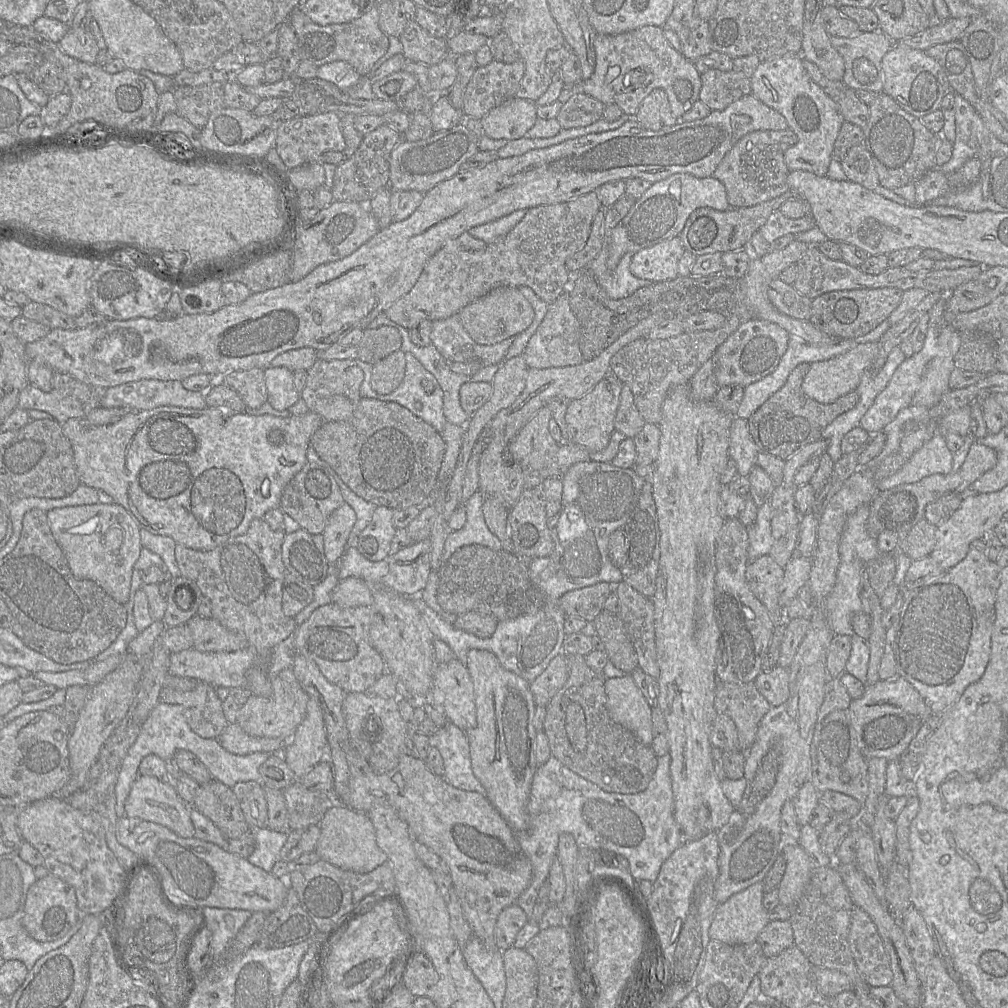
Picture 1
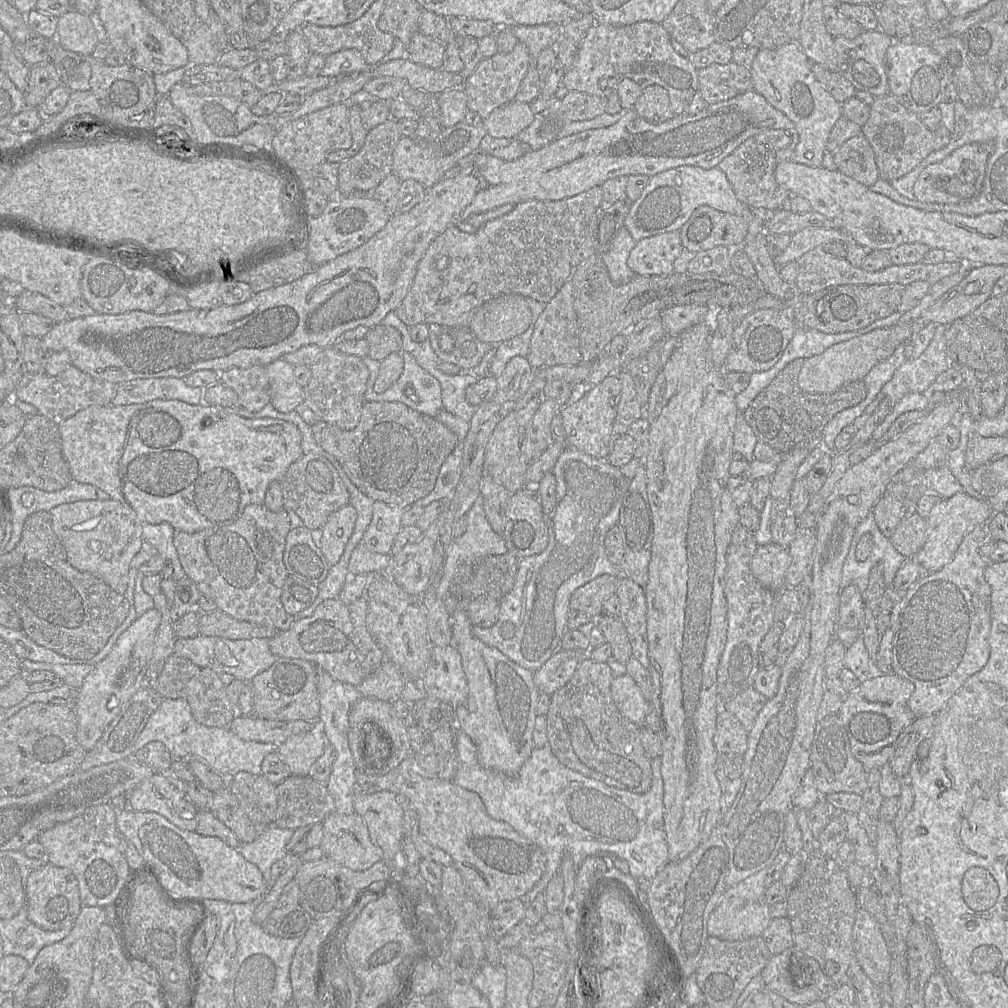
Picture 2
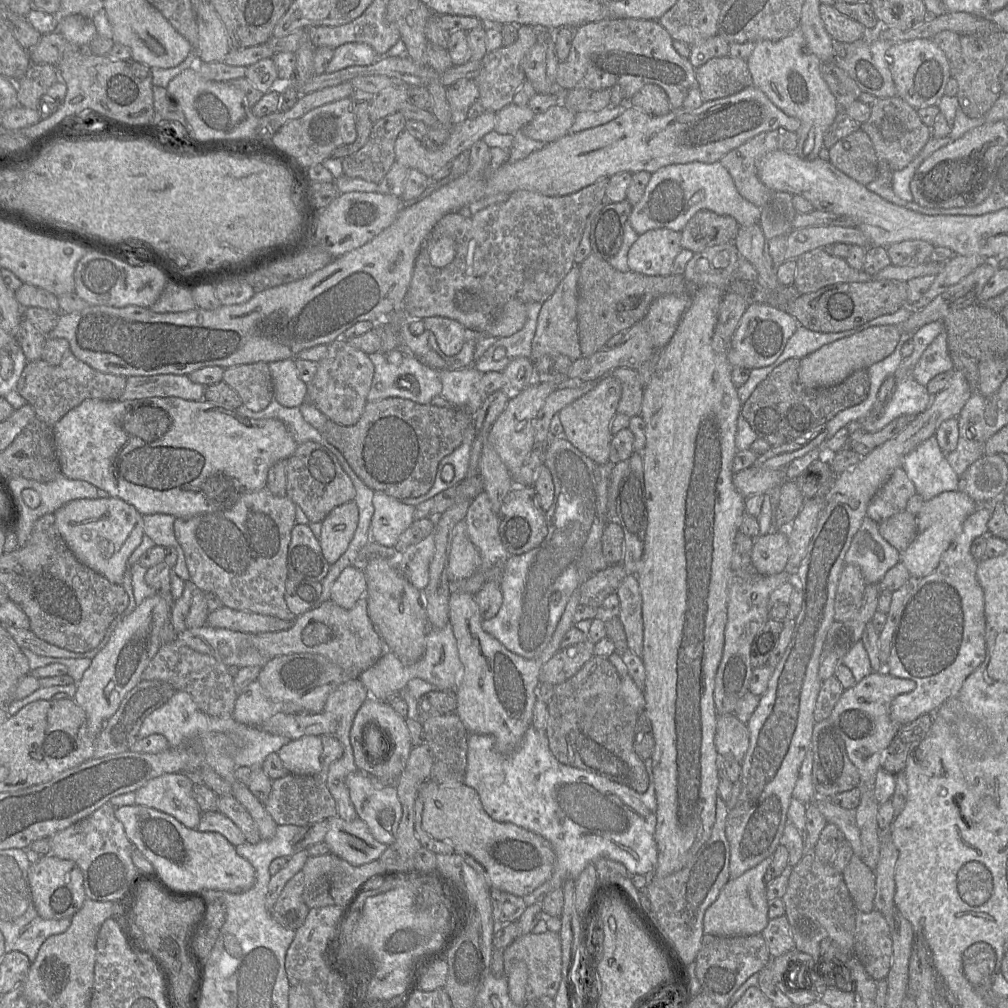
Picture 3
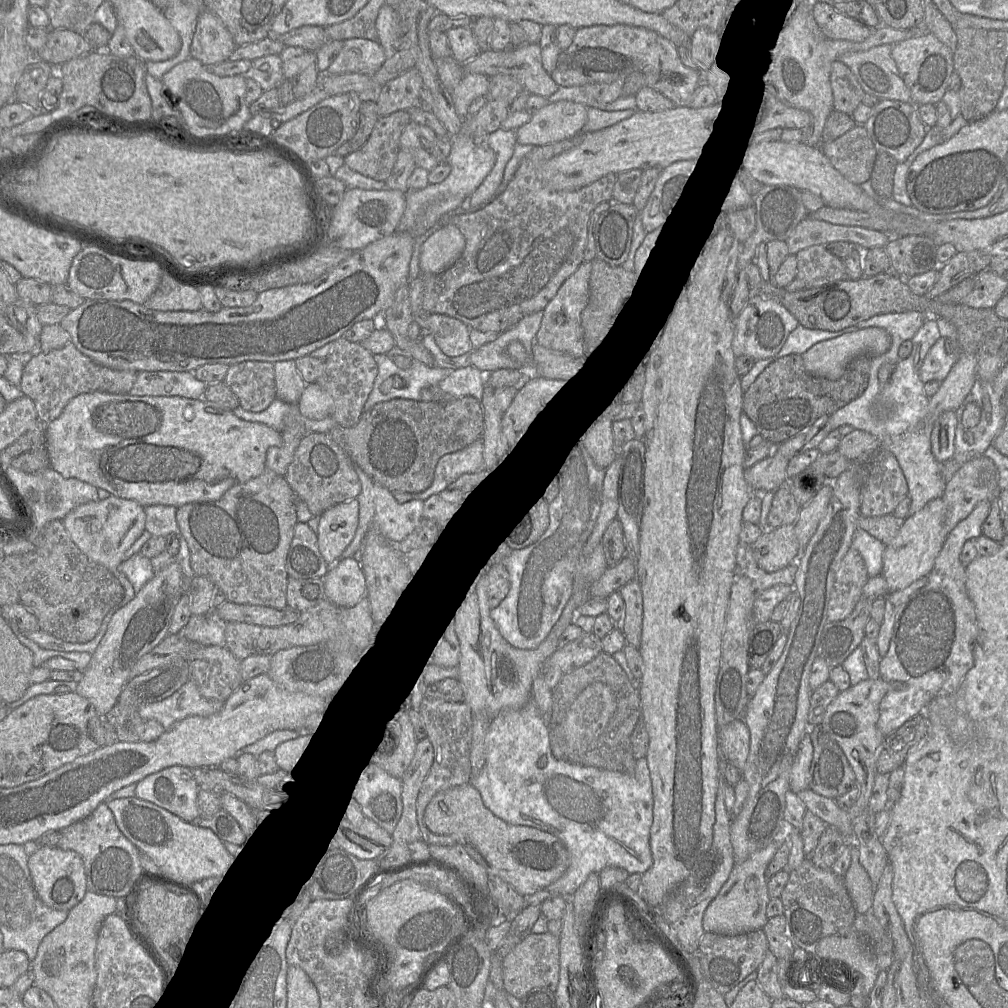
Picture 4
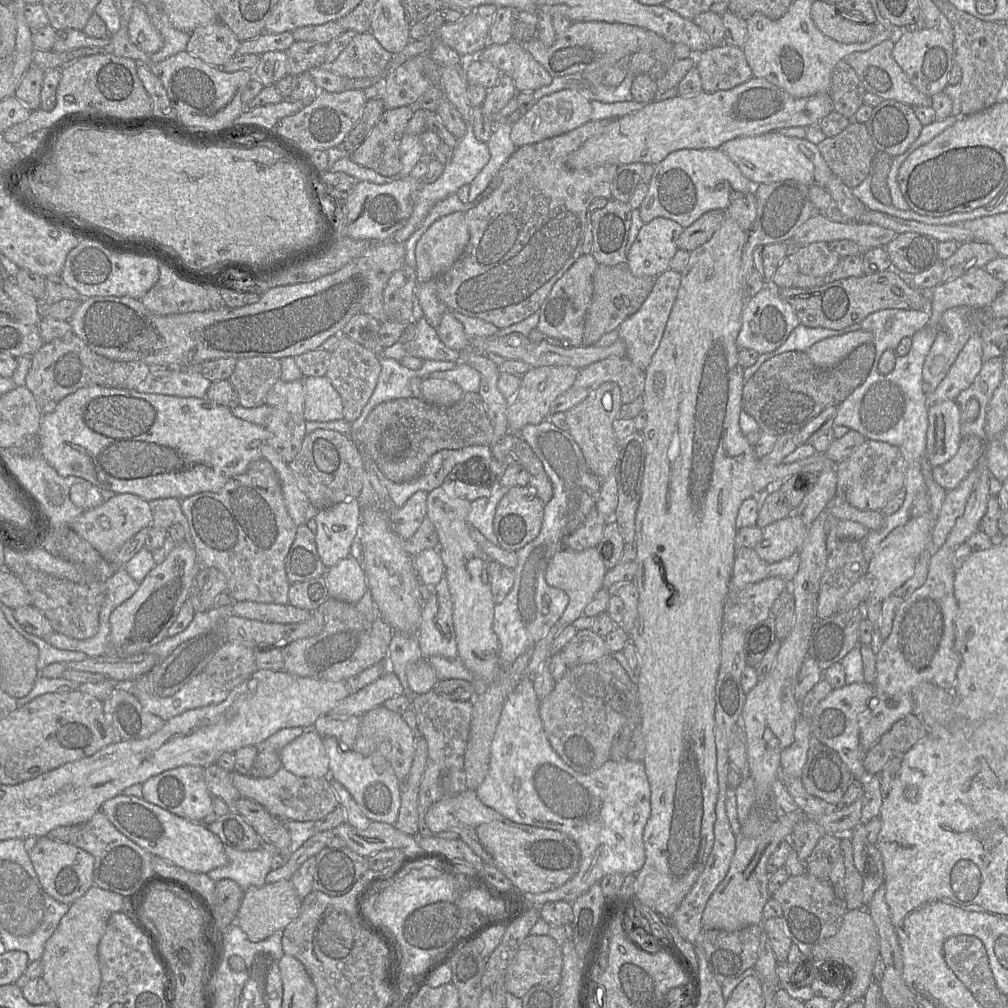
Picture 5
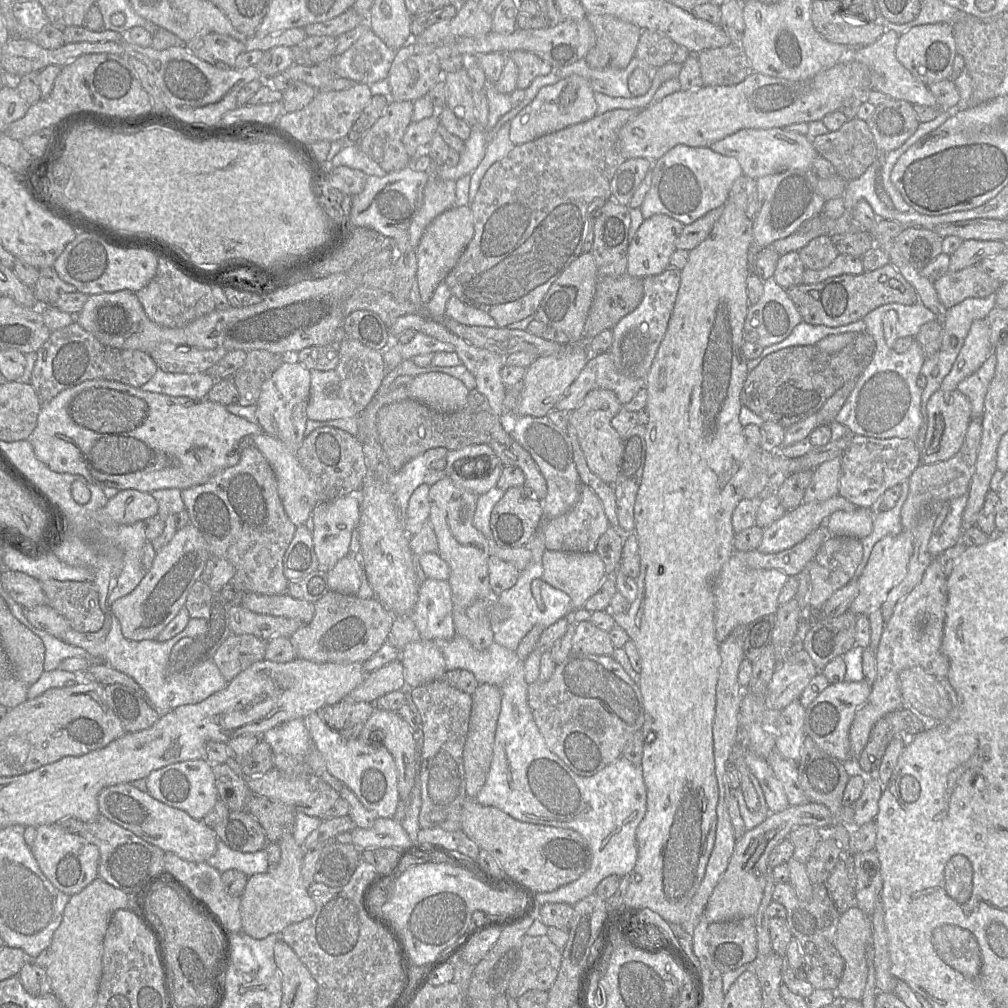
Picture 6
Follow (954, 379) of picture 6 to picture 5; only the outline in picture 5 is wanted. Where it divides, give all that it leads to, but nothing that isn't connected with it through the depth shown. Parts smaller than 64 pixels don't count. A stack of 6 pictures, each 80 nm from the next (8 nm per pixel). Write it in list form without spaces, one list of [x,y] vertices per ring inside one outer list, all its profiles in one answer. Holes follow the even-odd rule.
[[[972,334],[947,375],[930,395],[930,405],[946,400],[956,400],[958,394],[973,383],[983,363],[981,336]]]

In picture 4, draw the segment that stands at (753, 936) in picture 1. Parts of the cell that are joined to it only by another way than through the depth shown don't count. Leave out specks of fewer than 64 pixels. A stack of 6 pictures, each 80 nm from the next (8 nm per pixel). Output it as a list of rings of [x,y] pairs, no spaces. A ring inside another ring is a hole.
[[[773,841],[767,847],[751,854],[744,862],[734,865],[728,880],[704,912],[702,926],[705,932],[738,935],[765,926],[768,920],[766,908],[770,901],[765,871],[778,847],[779,844]]]

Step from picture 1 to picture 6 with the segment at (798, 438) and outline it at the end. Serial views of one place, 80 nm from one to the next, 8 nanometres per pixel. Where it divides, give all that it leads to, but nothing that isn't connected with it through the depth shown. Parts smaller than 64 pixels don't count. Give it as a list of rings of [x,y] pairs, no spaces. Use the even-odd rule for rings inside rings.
[[[867,332],[857,336],[843,349],[834,354],[821,352],[816,345],[790,346],[766,356],[745,379],[740,401],[763,421],[775,422],[785,429],[817,413],[824,403],[850,380],[858,379],[869,365],[875,351],[875,342]]]

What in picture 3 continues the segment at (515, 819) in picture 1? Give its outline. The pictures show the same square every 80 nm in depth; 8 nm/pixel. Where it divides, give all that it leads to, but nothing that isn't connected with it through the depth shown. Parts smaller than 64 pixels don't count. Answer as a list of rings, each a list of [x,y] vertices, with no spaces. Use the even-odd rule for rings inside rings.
[[[578,588],[571,595],[546,648],[537,658],[526,659],[509,651],[483,630],[483,620],[474,595],[450,594],[449,624],[452,627],[459,658],[463,665],[461,681],[455,690],[456,714],[470,734],[492,736],[495,749],[499,753],[508,755],[516,750],[527,729],[532,725],[541,667],[561,649],[560,643],[564,635],[574,626],[573,616],[579,605],[579,598]]]

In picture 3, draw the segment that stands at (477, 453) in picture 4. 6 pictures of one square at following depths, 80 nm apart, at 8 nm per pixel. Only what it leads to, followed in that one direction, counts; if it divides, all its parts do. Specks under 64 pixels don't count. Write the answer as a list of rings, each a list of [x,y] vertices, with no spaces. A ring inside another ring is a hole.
[[[471,423],[465,430],[461,445],[451,454],[445,456],[439,463],[432,488],[424,495],[401,501],[407,505],[417,506],[464,480],[467,477],[471,448],[476,436],[477,431],[473,423]]]

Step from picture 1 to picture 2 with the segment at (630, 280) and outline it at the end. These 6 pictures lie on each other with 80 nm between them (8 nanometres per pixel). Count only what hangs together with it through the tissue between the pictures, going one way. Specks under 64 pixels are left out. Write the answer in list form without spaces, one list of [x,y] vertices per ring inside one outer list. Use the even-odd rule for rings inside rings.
[[[623,225],[614,239],[611,249],[600,255],[608,269],[611,281],[615,285],[626,284],[636,275],[627,265],[628,256],[636,243],[637,241]]]

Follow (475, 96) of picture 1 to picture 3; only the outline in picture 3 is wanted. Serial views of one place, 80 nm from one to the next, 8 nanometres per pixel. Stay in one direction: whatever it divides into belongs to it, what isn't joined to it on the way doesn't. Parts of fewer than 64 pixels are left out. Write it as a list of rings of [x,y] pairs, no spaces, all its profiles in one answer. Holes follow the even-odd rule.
[[[521,25],[518,27],[518,38],[513,44],[487,52],[482,58],[481,69],[473,79],[479,89],[478,101],[485,111],[497,112],[512,103],[514,95],[526,80],[522,60],[528,50],[537,42],[538,34],[535,28]]]

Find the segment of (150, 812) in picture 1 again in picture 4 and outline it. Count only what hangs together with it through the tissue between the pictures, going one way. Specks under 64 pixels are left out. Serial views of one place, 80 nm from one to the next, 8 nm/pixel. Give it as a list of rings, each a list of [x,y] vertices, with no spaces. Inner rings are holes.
[[[172,766],[138,782],[135,796],[164,808],[186,822],[194,823],[201,817],[197,804],[199,790],[192,769]]]

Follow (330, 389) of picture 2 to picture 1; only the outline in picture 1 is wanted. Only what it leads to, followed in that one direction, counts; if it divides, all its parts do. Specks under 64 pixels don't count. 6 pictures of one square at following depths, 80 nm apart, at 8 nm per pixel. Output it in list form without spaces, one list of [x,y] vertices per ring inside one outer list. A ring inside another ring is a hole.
[[[317,359],[307,370],[307,383],[301,392],[301,398],[311,412],[322,417],[324,422],[339,422],[351,418],[362,399],[360,387],[364,373],[356,360]]]

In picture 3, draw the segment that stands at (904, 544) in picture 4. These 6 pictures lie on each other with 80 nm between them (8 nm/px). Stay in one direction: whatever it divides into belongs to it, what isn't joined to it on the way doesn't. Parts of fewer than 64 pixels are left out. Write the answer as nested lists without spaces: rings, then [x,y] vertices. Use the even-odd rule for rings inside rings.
[[[961,491],[943,492],[924,501],[922,508],[916,515],[916,537],[905,551],[900,552],[900,562],[909,571],[911,579],[920,579],[936,569],[941,556],[960,533],[963,522],[977,508],[977,503]]]

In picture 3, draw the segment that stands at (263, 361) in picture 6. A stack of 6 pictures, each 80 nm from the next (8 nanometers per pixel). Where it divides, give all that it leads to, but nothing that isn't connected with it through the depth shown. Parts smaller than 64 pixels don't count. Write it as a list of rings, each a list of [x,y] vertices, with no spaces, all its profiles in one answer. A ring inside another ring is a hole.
[[[267,362],[230,366],[224,370],[222,381],[237,392],[242,404],[251,411],[264,410],[274,398]]]

